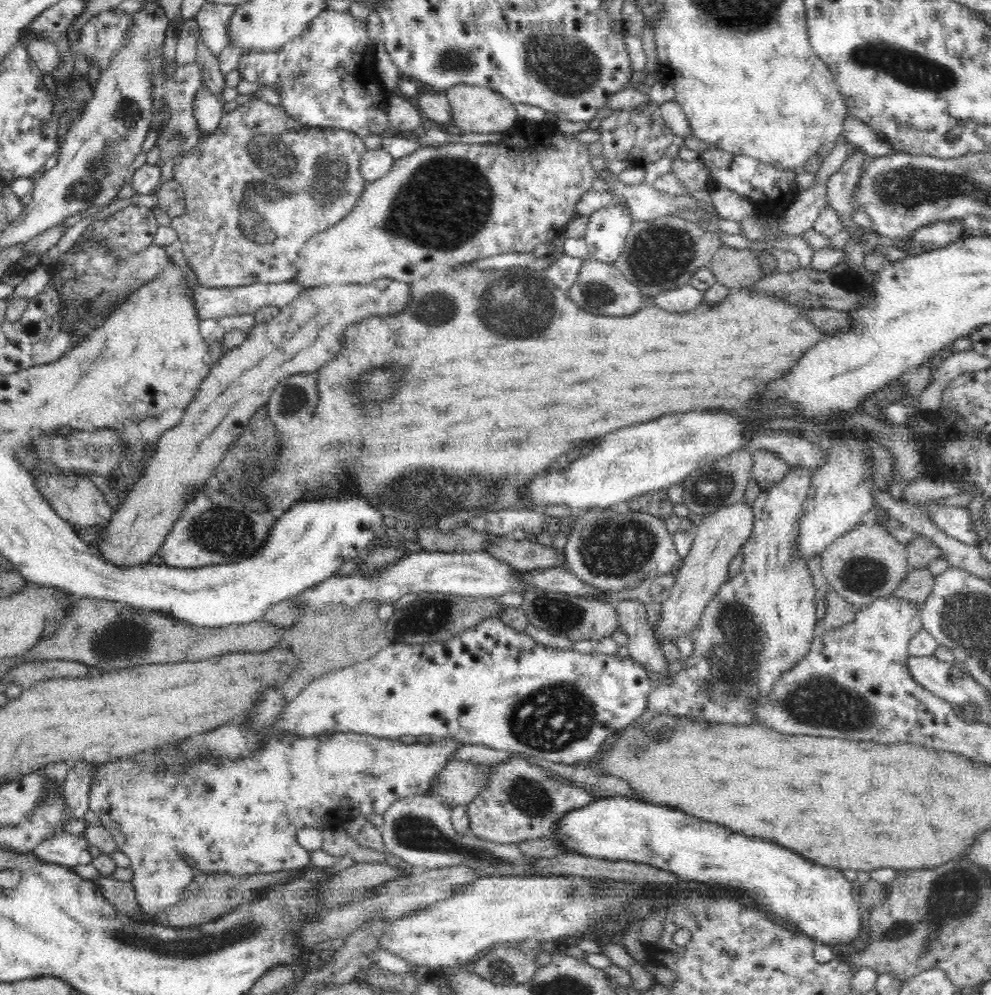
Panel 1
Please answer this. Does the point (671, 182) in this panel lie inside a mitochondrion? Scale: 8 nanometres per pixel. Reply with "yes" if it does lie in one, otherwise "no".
no

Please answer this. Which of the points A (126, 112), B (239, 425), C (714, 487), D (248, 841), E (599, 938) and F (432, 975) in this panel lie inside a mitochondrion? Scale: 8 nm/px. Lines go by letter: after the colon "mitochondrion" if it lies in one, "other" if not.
A: mitochondrion
B: other
C: mitochondrion
D: other
E: other
F: other

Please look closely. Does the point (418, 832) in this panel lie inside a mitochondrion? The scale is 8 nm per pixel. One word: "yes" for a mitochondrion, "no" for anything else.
yes

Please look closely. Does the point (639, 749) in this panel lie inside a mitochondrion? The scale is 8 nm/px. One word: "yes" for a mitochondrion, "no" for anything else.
yes

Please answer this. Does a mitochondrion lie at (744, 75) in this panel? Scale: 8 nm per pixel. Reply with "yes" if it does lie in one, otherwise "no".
no

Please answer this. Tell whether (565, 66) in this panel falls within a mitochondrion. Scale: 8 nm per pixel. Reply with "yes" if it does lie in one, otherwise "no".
yes

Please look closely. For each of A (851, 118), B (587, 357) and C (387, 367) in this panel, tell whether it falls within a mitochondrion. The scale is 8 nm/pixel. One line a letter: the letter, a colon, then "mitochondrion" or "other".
A: other
B: other
C: other

